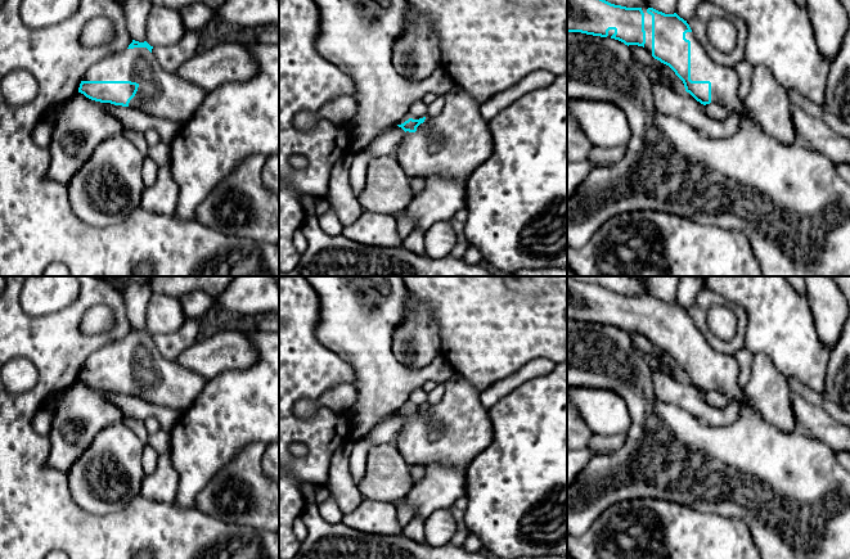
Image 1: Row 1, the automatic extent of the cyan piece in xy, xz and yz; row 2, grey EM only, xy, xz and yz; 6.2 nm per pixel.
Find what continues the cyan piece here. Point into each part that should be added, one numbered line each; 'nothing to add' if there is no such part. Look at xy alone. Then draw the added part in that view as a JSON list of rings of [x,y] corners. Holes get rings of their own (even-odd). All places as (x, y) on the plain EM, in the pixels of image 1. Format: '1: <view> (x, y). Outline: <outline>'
1: xy (161, 382). Outline: [[[147,335],[109,342],[85,360],[82,369],[131,369],[139,373],[130,396],[184,413],[204,388],[206,380],[176,362],[165,360]]]

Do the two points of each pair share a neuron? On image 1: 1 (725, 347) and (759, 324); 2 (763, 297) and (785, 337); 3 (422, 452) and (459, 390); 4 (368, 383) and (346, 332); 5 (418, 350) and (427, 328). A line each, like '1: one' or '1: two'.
1: two
2: one
3: one
4: one
5: one

